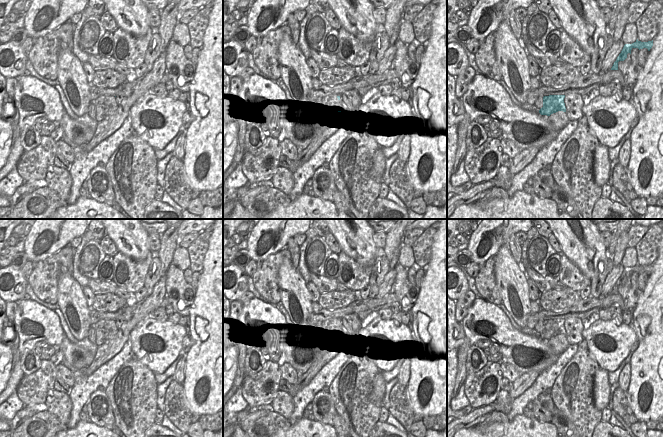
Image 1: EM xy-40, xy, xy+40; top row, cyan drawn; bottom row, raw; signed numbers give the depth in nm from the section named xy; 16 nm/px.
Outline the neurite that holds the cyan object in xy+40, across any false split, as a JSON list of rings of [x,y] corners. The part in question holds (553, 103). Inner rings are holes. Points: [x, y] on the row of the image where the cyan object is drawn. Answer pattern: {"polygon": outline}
{"polygon": [[[549,95],[543,97],[543,107],[539,110],[541,115],[550,116],[558,111],[566,112],[565,95]]]}

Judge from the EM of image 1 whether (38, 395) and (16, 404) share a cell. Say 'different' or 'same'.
different

